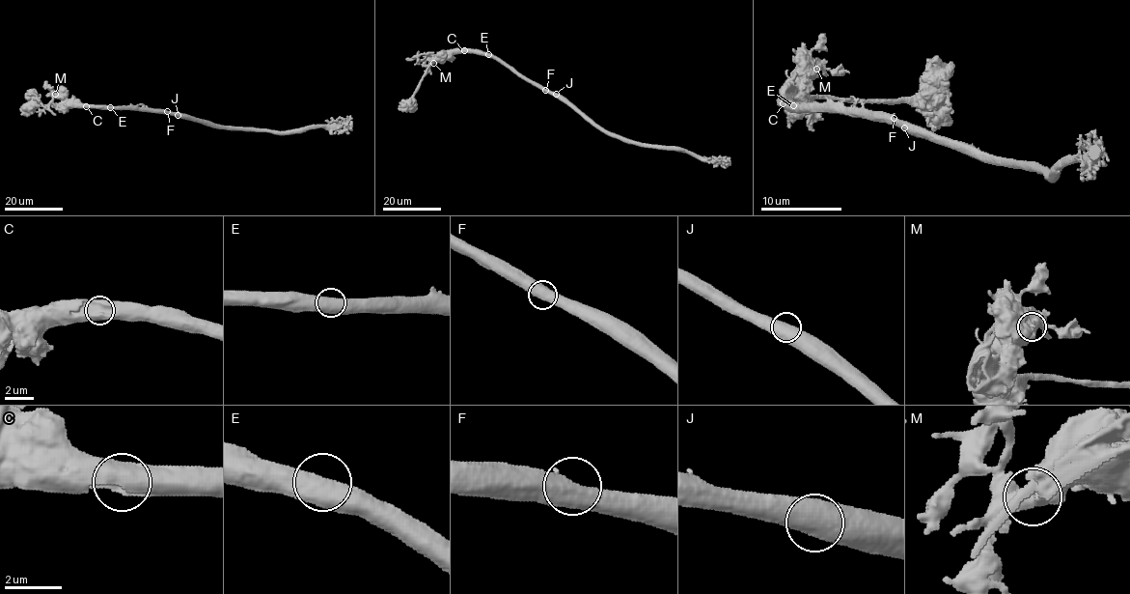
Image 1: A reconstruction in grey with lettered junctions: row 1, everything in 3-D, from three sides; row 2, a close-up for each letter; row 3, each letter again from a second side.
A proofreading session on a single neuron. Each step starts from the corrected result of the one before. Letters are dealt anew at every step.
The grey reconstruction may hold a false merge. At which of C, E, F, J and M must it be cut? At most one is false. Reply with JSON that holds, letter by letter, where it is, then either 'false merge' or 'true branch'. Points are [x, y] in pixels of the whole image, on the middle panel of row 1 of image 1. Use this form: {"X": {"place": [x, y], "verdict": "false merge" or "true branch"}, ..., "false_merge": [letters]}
{"C": {"place": [464, 50], "verdict": "true branch"}, "E": {"place": [488, 54], "verdict": "true branch"}, "F": {"place": [545, 90], "verdict": "true branch"}, "J": {"place": [556, 94], "verdict": "true branch"}, "M": {"place": [433, 63], "verdict": "false merge"}, "false_merge": ["M"]}

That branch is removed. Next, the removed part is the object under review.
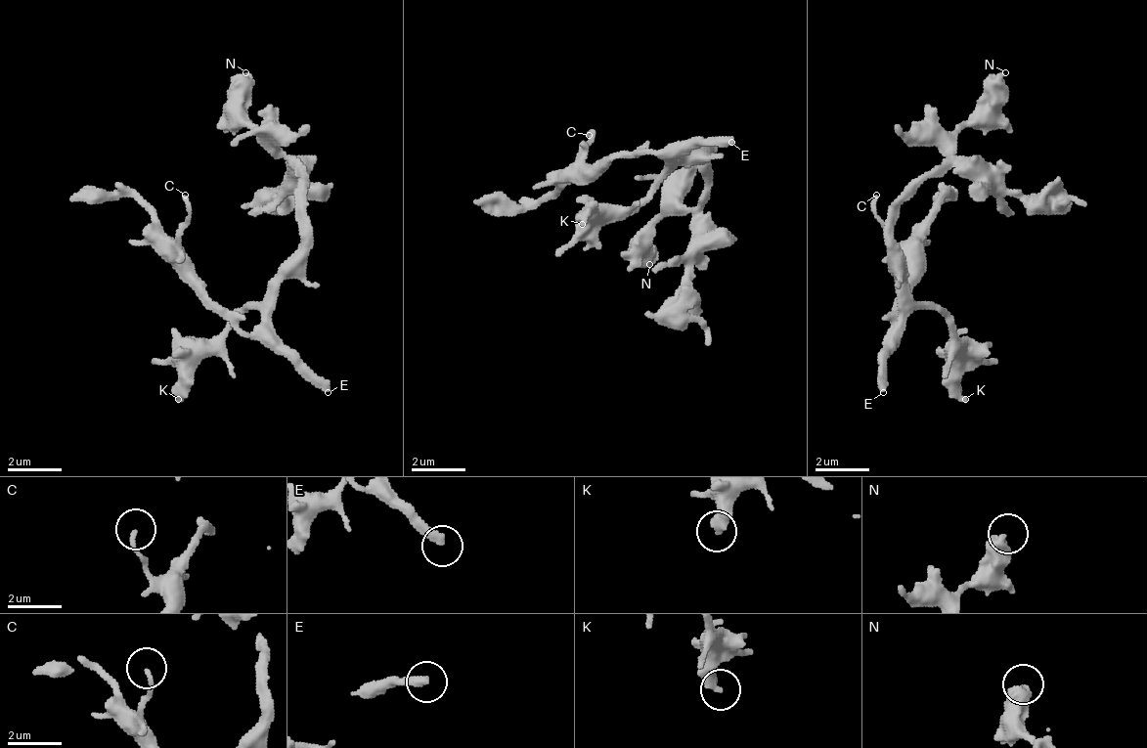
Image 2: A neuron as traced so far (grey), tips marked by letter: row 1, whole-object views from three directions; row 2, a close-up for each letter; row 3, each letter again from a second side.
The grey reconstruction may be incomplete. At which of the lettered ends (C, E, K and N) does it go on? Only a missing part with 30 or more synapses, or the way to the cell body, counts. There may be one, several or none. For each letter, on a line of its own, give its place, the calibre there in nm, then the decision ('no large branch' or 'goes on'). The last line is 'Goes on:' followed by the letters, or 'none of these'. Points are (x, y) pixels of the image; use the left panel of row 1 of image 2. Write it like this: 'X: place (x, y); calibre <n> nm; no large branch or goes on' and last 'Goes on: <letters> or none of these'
C: place (185, 195); calibre 130 nm; no large branch
E: place (328, 392); calibre 320 nm; goes on
K: place (178, 399); calibre 360 nm; no large branch
N: place (245, 72); calibre 550 nm; no large branch
Goes on: E

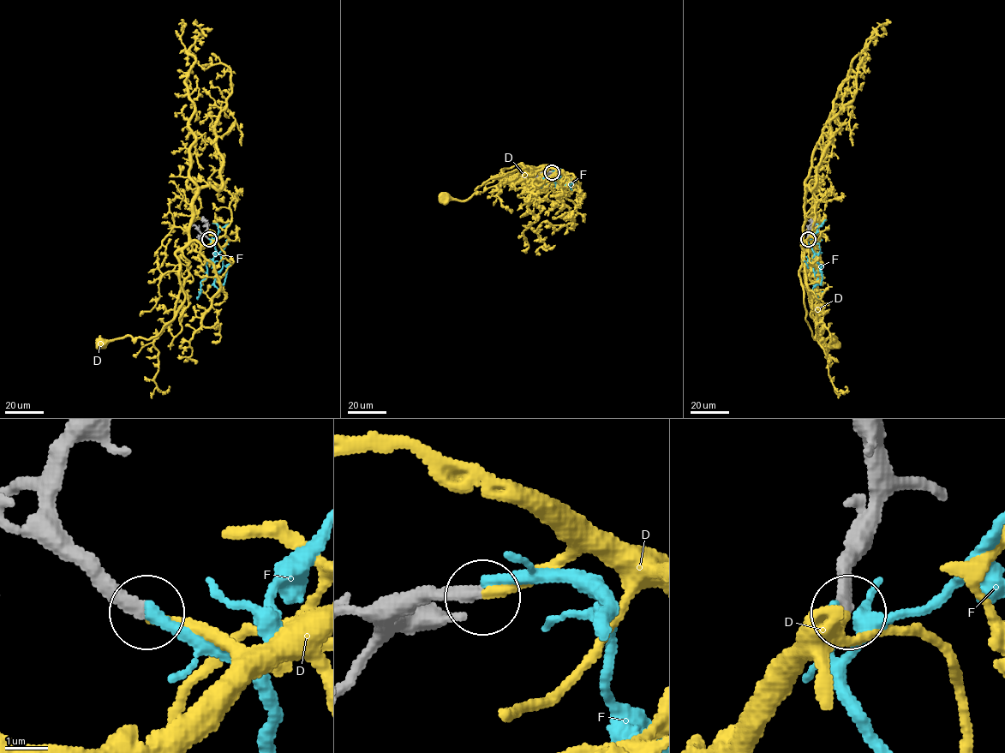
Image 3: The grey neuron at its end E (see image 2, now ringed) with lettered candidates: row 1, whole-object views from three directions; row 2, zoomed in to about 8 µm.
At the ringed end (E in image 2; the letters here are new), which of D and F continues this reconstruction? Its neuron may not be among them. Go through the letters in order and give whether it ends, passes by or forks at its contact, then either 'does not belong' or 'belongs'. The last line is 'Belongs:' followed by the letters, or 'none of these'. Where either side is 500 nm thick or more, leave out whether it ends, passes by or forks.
D: it ends there; belongs
F: it ends there; does not belong
Belongs: D

